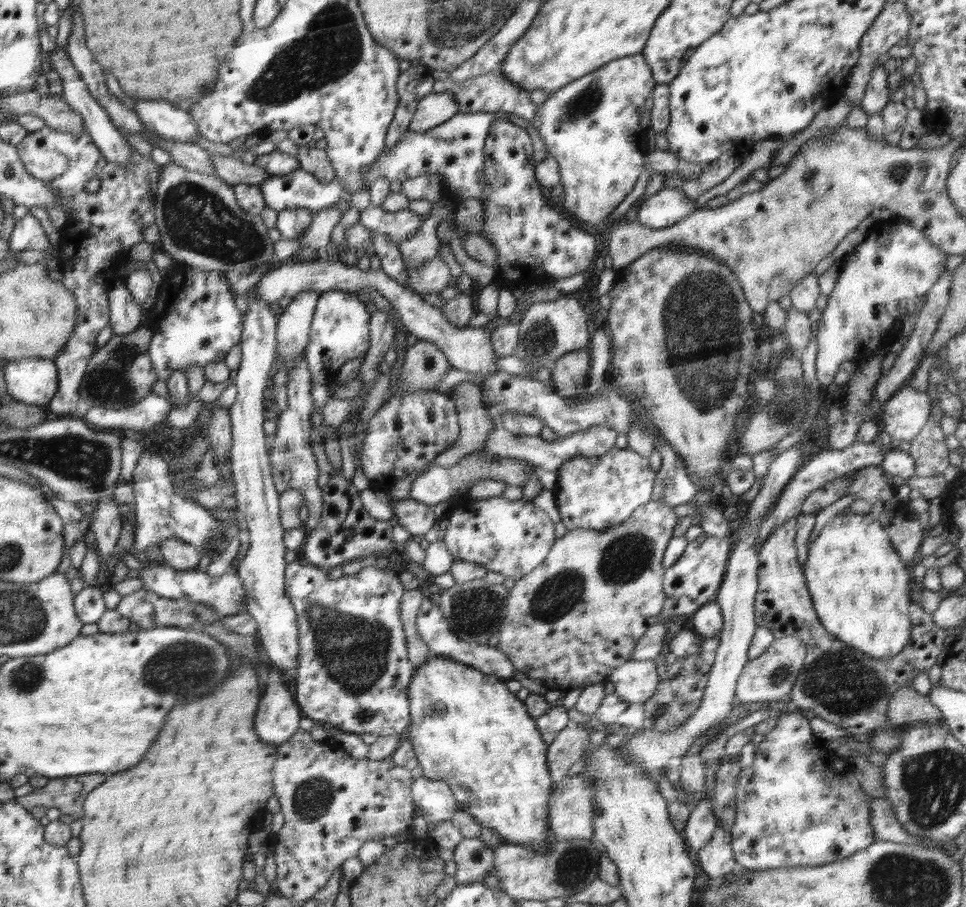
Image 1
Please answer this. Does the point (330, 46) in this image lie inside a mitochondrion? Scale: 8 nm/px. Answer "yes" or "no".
yes

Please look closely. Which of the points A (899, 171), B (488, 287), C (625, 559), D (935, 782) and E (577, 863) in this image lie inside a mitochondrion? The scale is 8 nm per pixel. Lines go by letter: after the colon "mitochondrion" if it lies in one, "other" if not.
A: mitochondrion
B: other
C: mitochondrion
D: mitochondrion
E: mitochondrion

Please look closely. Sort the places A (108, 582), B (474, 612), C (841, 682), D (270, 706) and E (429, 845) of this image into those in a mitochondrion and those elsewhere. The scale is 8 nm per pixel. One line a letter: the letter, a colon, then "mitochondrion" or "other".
A: other
B: mitochondrion
C: mitochondrion
D: other
E: other

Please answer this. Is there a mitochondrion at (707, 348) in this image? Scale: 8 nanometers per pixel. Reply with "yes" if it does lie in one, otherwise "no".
yes

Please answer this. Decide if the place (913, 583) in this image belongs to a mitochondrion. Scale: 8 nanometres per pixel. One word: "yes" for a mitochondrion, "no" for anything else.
no

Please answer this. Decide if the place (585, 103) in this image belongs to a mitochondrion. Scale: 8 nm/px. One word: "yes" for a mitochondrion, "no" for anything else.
yes

